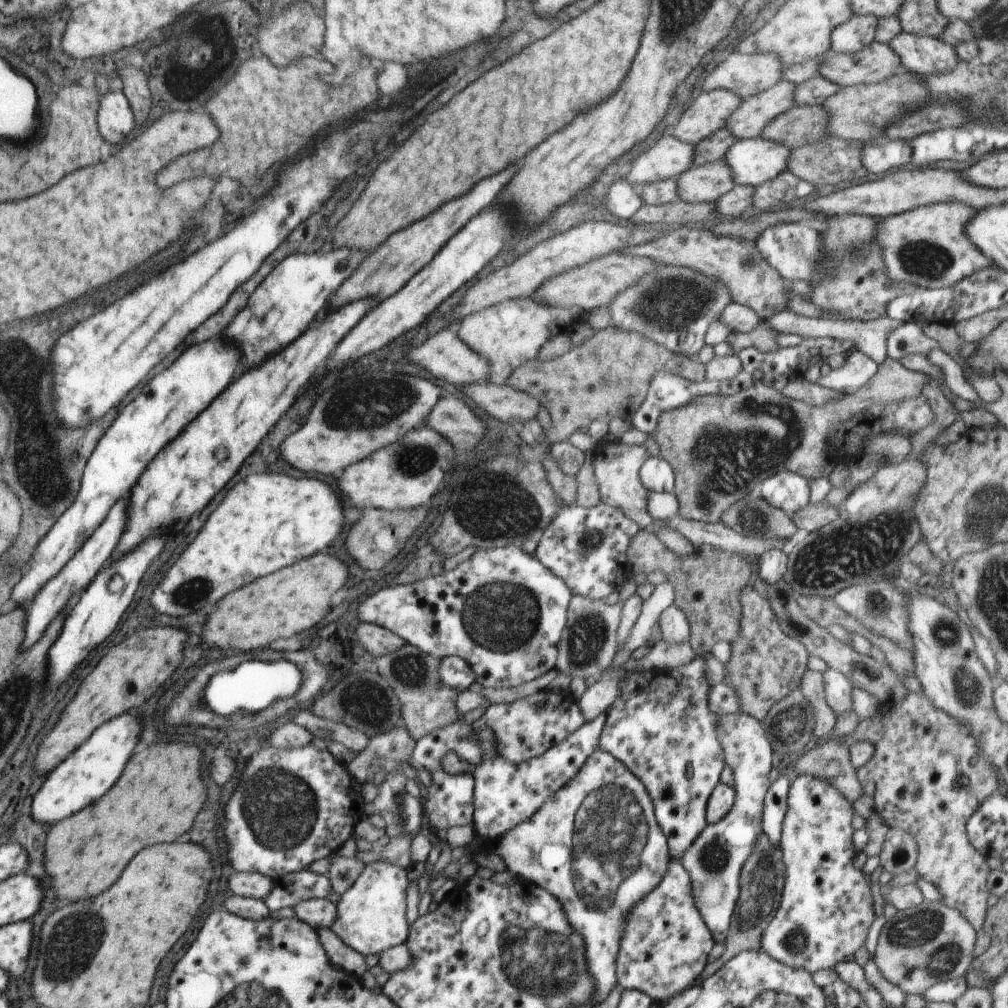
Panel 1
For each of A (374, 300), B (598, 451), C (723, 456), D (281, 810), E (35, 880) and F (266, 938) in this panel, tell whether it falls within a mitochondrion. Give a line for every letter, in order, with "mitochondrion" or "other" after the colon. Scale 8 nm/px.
A: other
B: other
C: mitochondrion
D: mitochondrion
E: other
F: other

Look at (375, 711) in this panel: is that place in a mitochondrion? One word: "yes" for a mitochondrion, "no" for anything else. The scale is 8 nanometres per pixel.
yes

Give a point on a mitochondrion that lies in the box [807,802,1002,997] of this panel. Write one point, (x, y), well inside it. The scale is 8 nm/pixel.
(926, 946)

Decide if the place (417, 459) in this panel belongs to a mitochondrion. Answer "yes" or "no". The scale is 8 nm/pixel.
yes

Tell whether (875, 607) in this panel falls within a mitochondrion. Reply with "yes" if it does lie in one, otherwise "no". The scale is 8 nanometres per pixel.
yes

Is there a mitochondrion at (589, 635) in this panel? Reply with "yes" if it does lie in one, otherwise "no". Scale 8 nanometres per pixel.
yes

